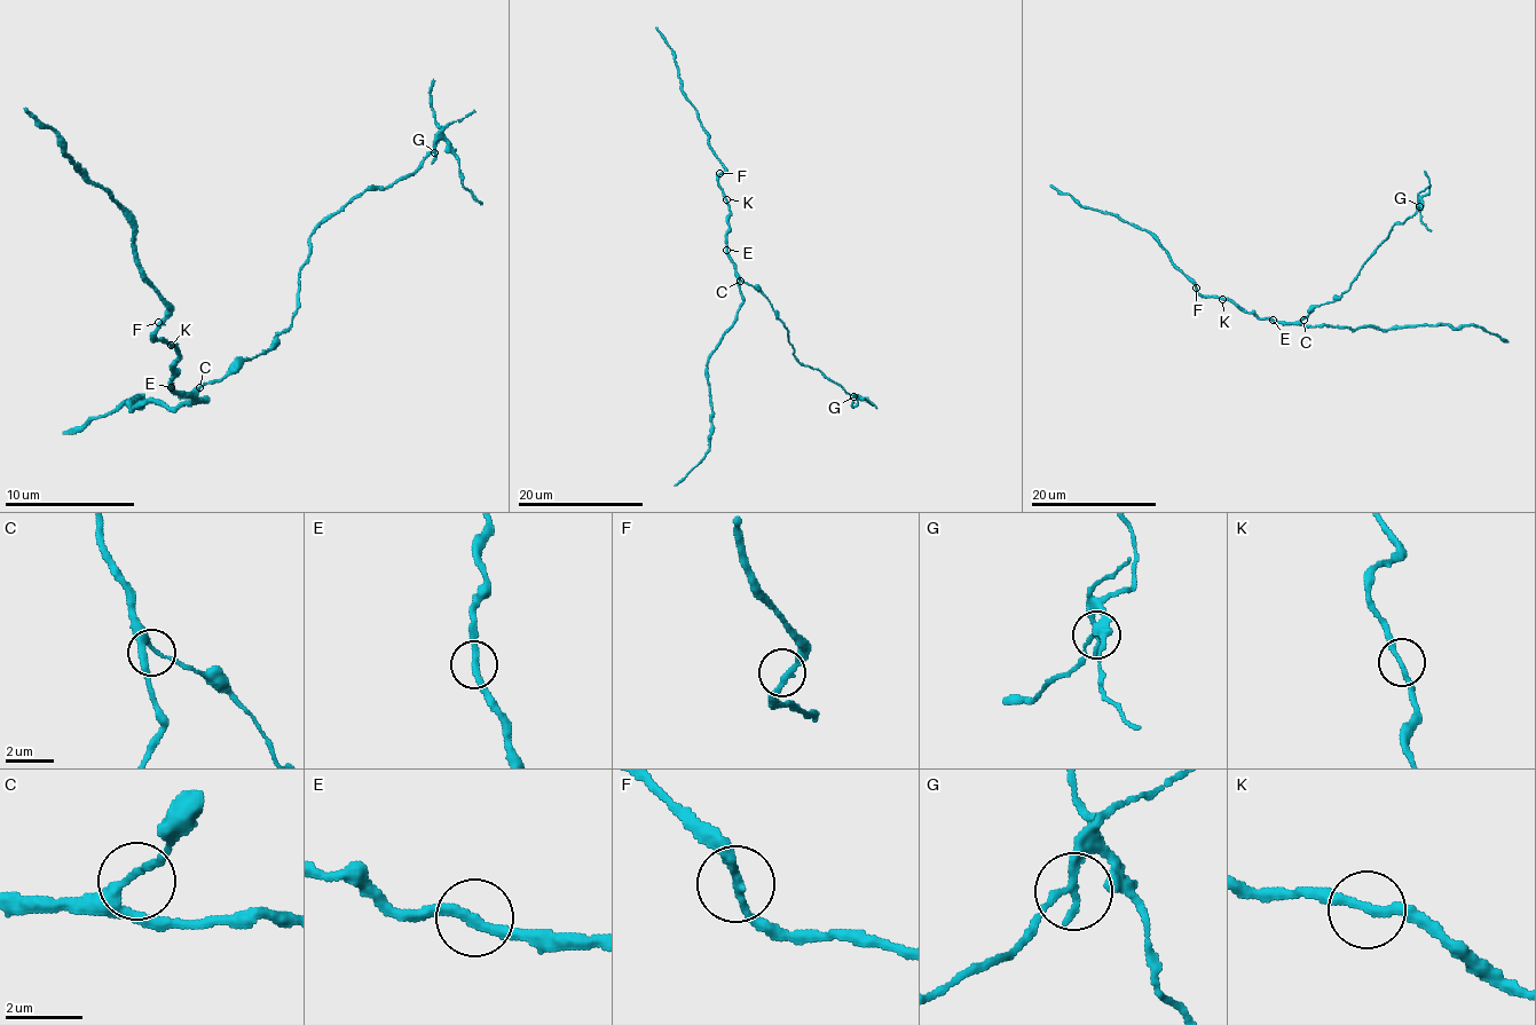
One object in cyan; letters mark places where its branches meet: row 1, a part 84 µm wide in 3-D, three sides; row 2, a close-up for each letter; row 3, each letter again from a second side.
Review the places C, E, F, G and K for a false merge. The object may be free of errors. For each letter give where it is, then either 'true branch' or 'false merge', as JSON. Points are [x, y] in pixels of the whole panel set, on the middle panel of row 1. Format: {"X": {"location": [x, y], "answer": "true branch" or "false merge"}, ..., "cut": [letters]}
{"C": {"location": [740, 281], "answer": "true branch"}, "E": {"location": [726, 250], "answer": "true branch"}, "F": {"location": [719, 173], "answer": "true branch"}, "G": {"location": [853, 396], "answer": "false merge"}, "K": {"location": [726, 199], "answer": "true branch"}, "cut": ["G"]}

